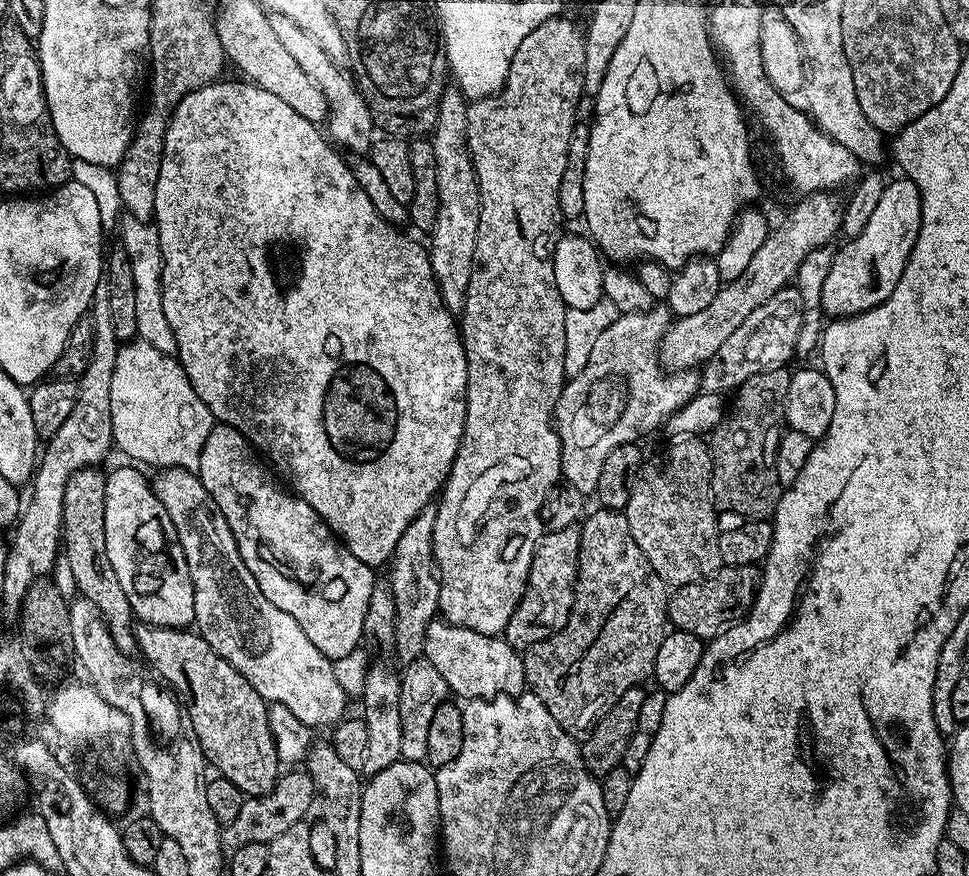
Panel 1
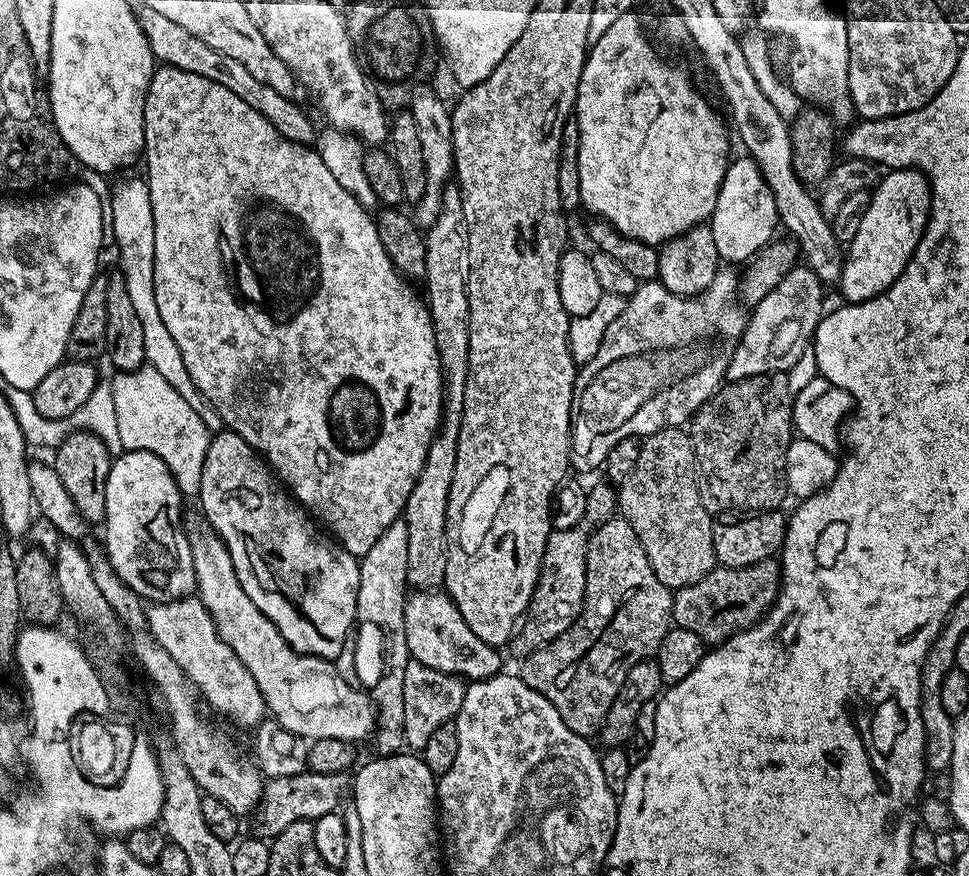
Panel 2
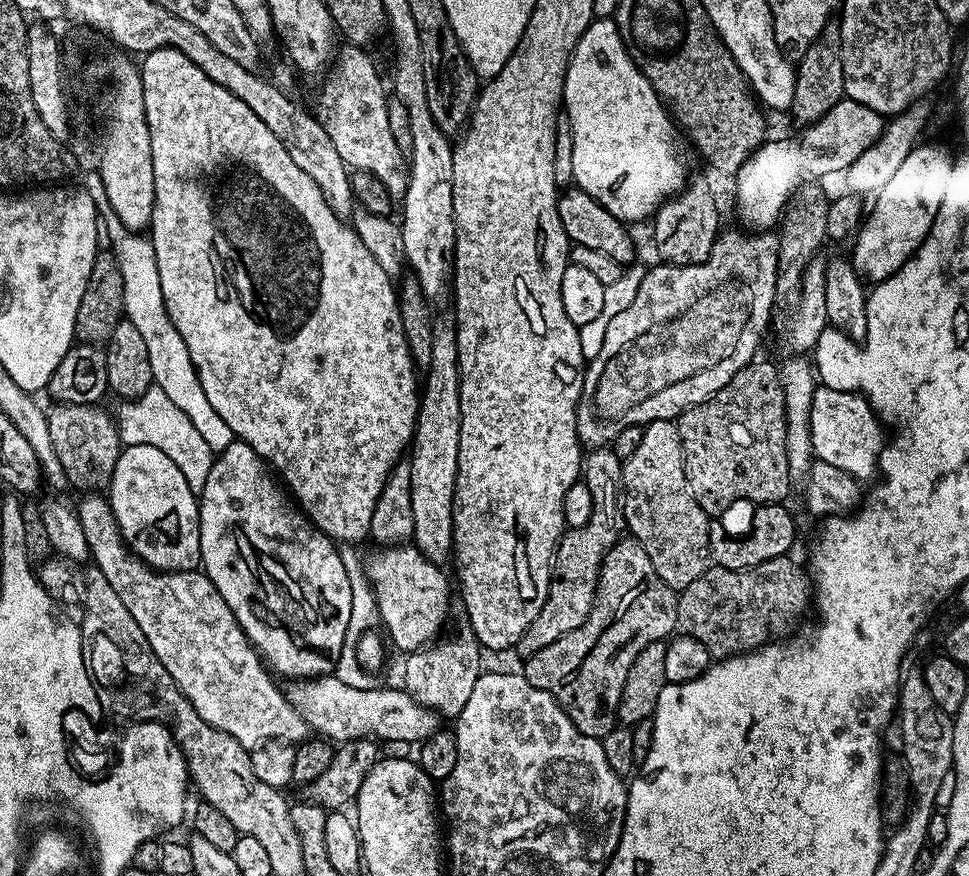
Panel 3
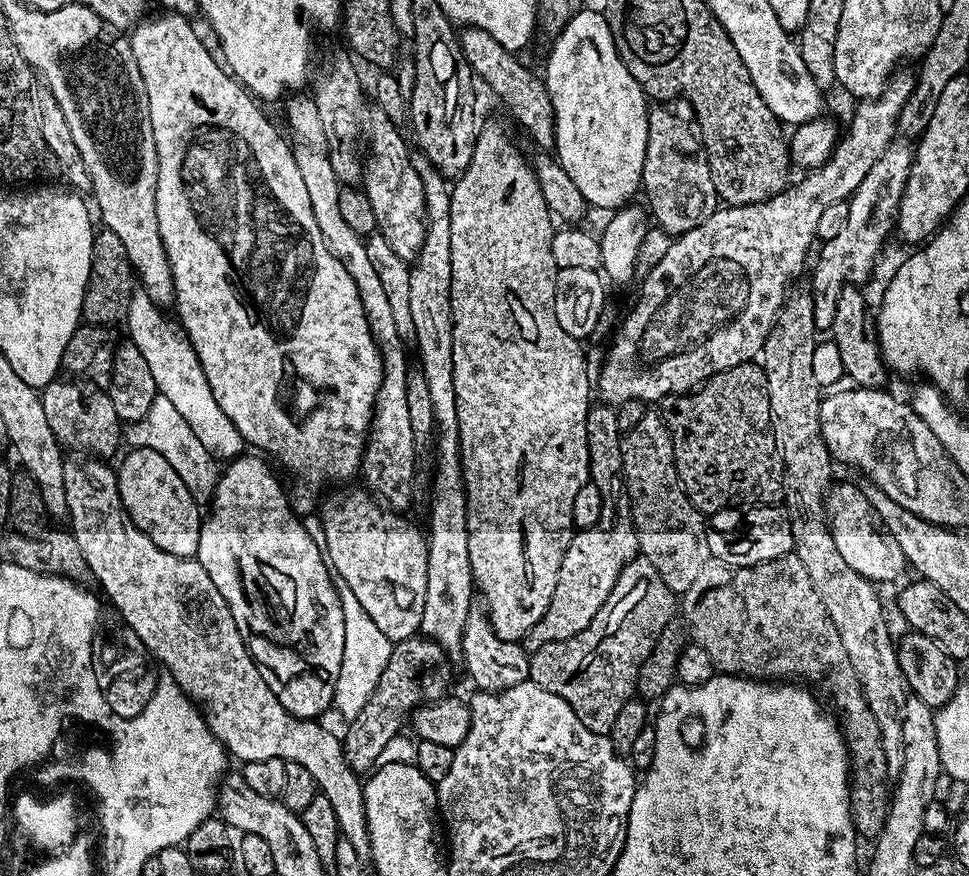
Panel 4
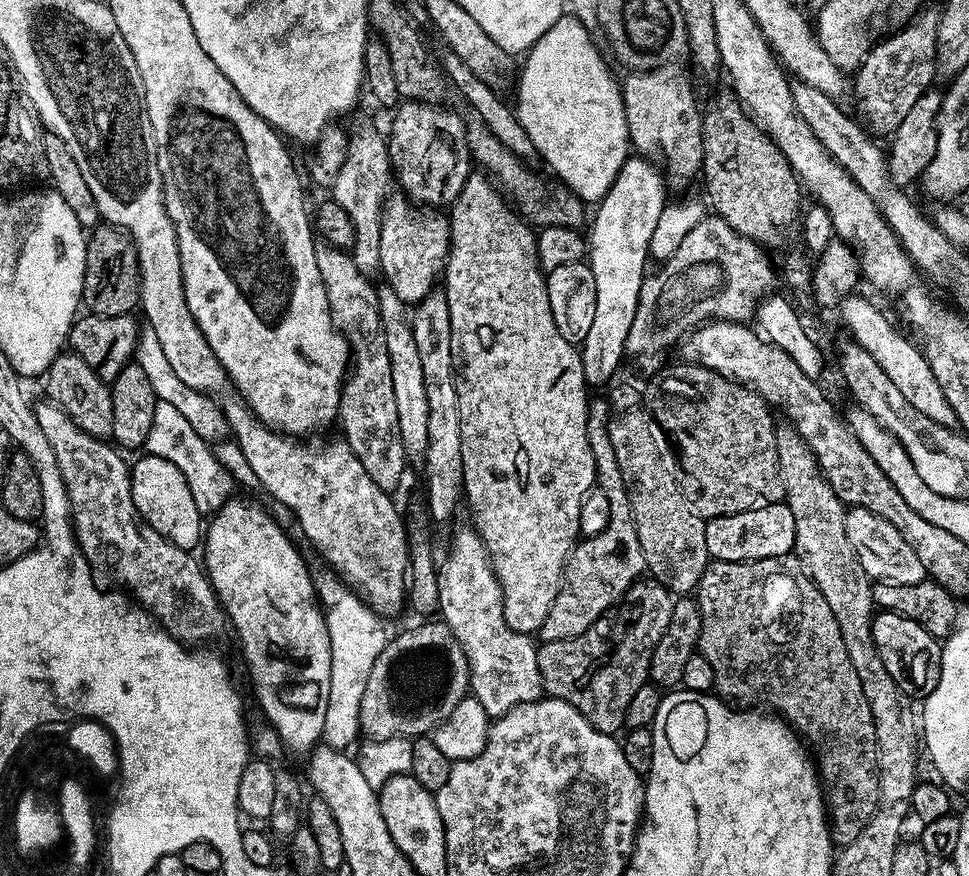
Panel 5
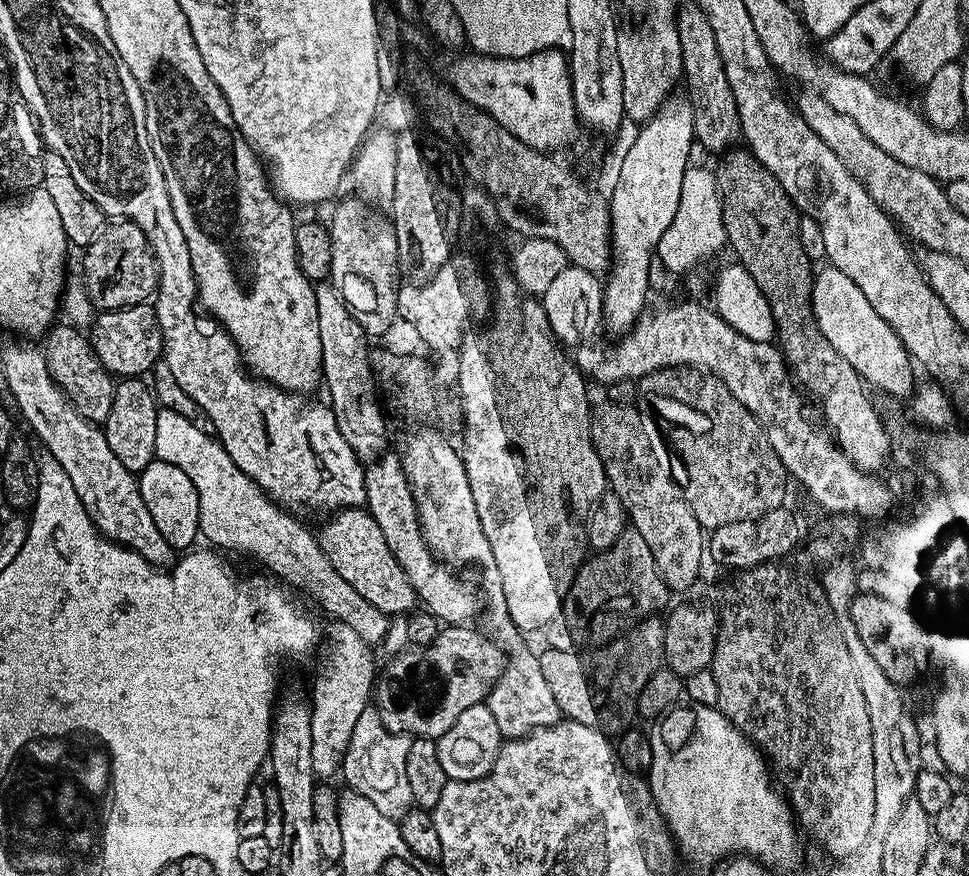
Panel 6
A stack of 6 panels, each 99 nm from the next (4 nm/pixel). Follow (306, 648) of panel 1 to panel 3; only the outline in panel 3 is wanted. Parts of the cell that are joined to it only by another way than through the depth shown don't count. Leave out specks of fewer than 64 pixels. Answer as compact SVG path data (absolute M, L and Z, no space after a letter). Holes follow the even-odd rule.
M335 674L296 678L286 688L290 706L298 710L309 729L332 742L371 738L377 742L406 742L410 746L422 742L441 727L441 717L420 705L403 687L355 688L346 686Z

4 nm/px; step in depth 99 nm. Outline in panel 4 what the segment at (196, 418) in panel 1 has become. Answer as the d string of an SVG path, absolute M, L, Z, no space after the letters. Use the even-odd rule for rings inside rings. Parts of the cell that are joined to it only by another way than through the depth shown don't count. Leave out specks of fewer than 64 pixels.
M157 394L150 410L146 410L146 418L139 420L137 424L127 425L126 440L132 448L149 448L158 450L174 470L178 470L178 478L186 482L186 490L196 500L196 503L204 506L211 501L216 493L216 481L218 479L218 461L198 442L194 430L190 430L190 425L186 423L186 418L178 414L178 409L167 400L166 397Z

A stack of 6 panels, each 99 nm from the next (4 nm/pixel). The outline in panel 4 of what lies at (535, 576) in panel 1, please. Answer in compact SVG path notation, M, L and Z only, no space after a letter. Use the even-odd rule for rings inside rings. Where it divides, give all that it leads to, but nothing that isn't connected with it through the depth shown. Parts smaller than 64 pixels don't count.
M612 406L589 407L586 418L586 446L588 447L588 479L594 486L598 486L598 494L602 494L602 515L598 522L589 528L579 529L566 546L566 554L562 554L562 566L558 570L558 582L554 586L554 594L550 598L550 606L546 606L546 614L530 626L524 636L522 647L531 654L540 646L550 642L565 641L578 634L578 630L586 630L590 622L594 622L594 614L602 610L606 598L610 598L610 590L616 588L618 574L622 574L624 564L630 563L640 550L640 543L636 537L636 527L632 521L632 503L628 497L628 487L624 481L624 463L622 462L622 433L618 428L617 409Z

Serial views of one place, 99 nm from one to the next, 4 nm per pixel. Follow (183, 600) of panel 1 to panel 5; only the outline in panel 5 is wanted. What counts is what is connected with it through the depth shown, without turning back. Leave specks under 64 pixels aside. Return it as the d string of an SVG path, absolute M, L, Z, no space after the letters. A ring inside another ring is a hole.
M147 454L141 456L141 460L136 465L133 463L130 468L132 497L140 517L174 546L195 549L195 544L197 547L202 540L202 517L198 506L194 506L194 494L190 494L190 486L182 470L178 470L174 462L166 462L166 458Z

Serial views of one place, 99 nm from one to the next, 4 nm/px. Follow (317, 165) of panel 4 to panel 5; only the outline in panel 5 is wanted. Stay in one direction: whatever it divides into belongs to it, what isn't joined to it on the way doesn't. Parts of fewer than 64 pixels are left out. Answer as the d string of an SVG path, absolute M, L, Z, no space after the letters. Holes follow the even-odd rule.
M323 242L316 245L316 275L324 284L326 307L332 311L335 327L344 333L352 359L350 371L344 382L344 391L340 393L338 423L344 427L343 439L348 441L350 450L358 457L367 474L379 488L389 494L395 493L394 490L404 478L408 455L398 426L398 406L394 403L394 381L390 379L390 354L386 352L377 285L374 286L368 281L371 279L345 249L335 248Z

